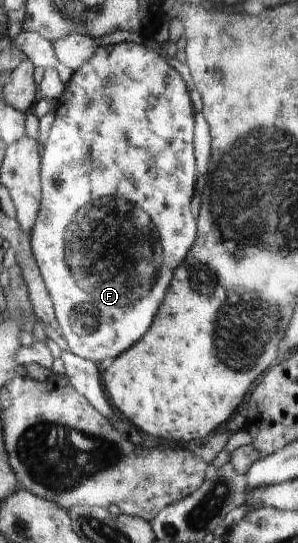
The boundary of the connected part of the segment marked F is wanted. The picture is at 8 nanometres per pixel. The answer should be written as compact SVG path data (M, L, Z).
M121 42L102 45L93 52L90 60L74 71L70 81L65 85L64 92L56 100L58 104L55 108L55 120L43 151L42 186L46 186L46 198L42 198L42 214L37 214L38 226L34 226L34 230L29 232L29 239L34 258L54 304L57 323L60 324L61 334L70 347L70 353L93 360L96 364L104 362L106 358L116 358L146 334L158 308L162 306L174 270L180 266L182 260L186 260L188 250L197 240L196 220L190 214L190 202L196 182L192 150L194 108L182 77L164 57L146 43Z

